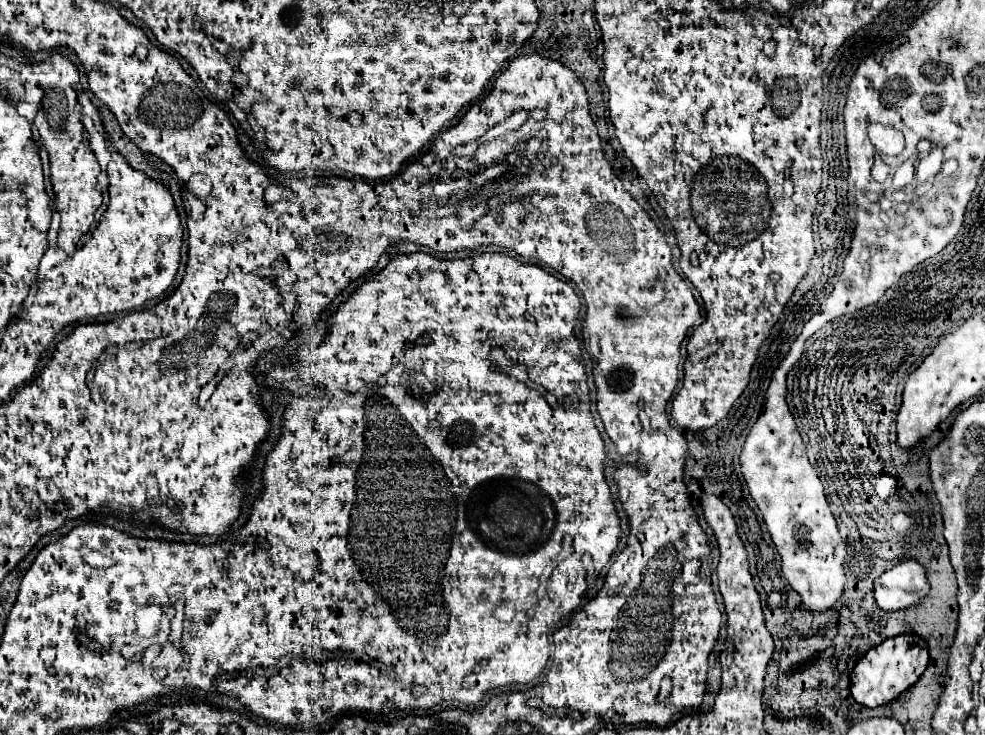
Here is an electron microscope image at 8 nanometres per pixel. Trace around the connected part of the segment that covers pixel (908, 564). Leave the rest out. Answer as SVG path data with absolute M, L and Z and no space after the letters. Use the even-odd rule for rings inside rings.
M904 561L882 573L874 581L876 605L884 611L900 611L912 607L928 593L926 569L916 561Z

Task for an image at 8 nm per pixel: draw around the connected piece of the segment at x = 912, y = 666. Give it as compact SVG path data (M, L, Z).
M898 635L872 647L850 673L850 693L864 707L880 707L894 701L900 693L912 687L928 665L928 645L918 635Z

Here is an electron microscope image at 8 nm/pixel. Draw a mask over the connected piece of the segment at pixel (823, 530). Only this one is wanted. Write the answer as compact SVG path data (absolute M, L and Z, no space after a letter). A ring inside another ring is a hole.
M798 335L790 353L772 375L766 391L766 403L740 453L740 469L748 483L748 491L762 513L772 543L780 553L782 573L786 575L788 583L802 597L802 603L812 611L826 611L840 599L846 583L842 567L846 543L838 533L824 487L808 461L804 441L786 403L786 375L794 367L794 361L800 359L804 351L802 343L804 341L800 341Z

